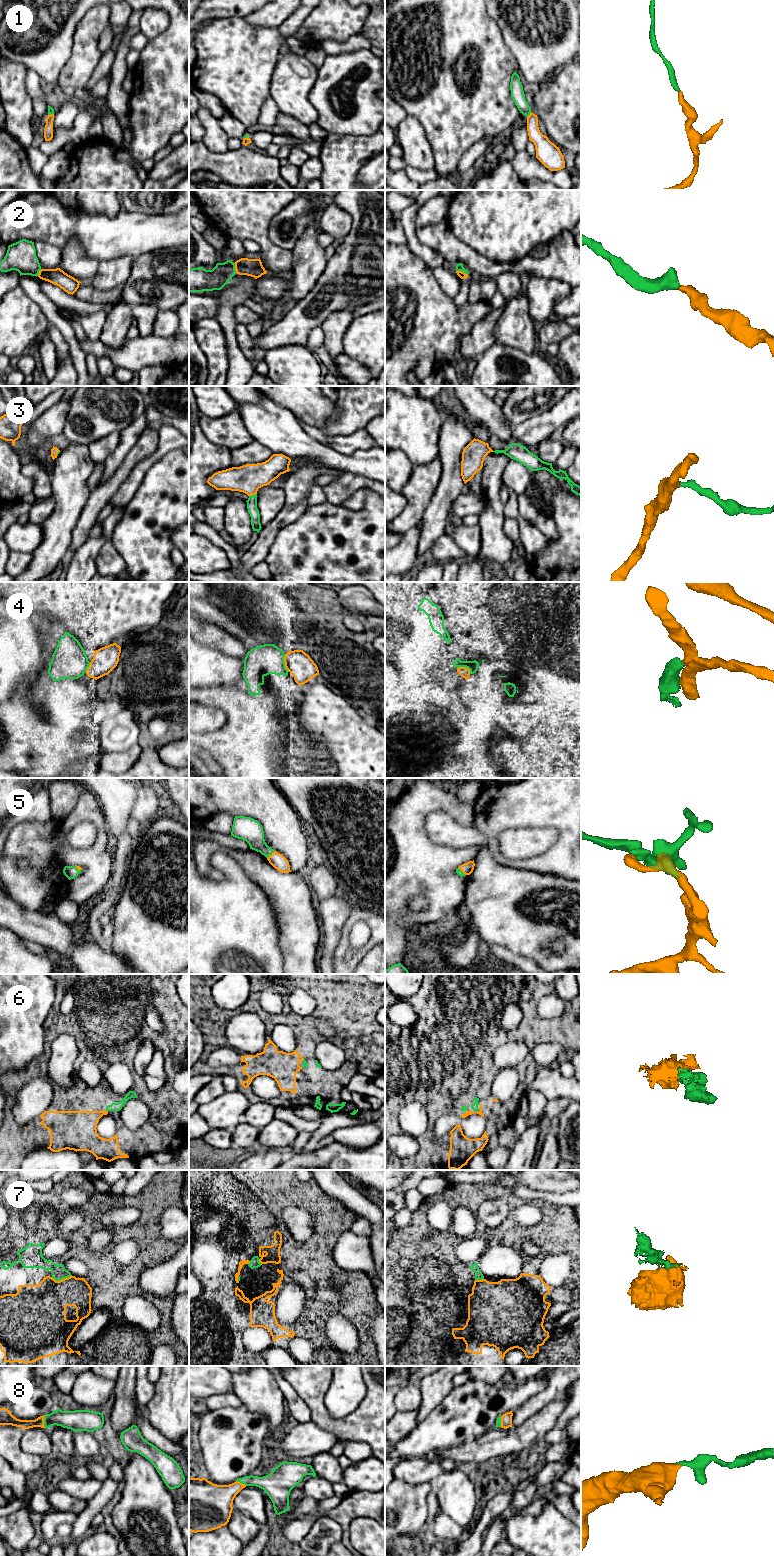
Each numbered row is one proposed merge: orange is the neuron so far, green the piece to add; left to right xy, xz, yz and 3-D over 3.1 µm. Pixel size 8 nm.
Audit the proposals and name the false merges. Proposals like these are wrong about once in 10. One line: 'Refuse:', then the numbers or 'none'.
Refuse: none

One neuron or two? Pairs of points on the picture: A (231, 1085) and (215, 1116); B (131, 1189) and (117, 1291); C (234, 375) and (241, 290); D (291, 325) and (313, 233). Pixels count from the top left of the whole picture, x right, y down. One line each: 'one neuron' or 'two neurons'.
A: two neurons
B: two neurons
C: one neuron
D: two neurons

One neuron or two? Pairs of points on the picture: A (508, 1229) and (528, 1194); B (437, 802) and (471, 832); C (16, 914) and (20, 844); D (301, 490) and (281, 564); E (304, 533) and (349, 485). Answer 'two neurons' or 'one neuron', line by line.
A: two neurons
B: two neurons
C: two neurons
D: two neurons
E: two neurons

